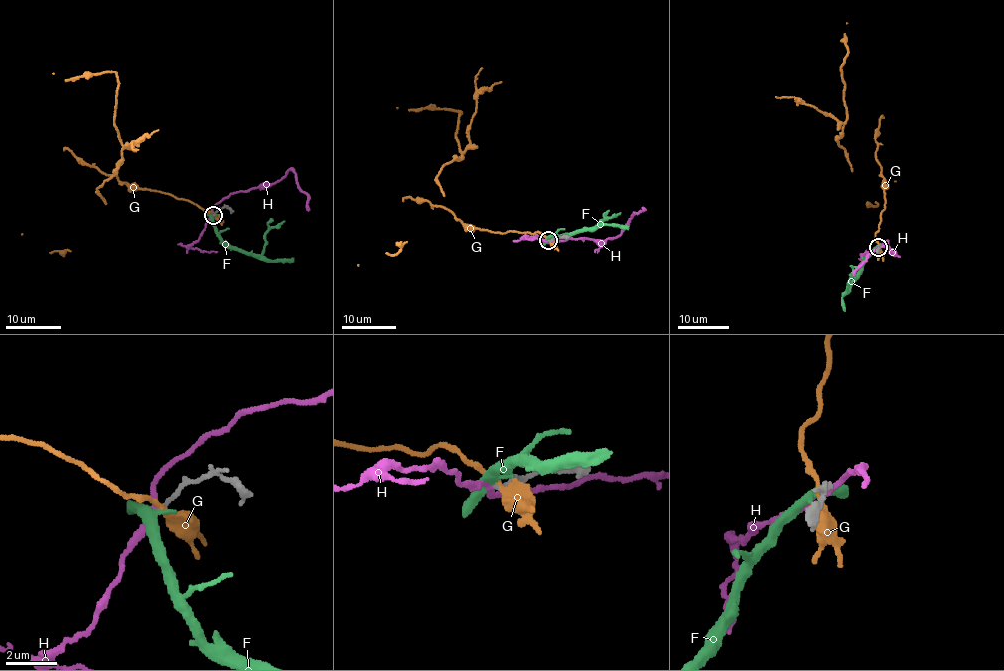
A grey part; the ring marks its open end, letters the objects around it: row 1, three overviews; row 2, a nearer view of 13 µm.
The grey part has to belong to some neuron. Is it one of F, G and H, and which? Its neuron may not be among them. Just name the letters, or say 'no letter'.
F

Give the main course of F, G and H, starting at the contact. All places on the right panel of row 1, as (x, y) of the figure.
F: (878, 247), (847, 290), (850, 273)
G: (879, 246), (881, 166), (875, 156), (852, 165), (837, 140), (846, 107), (847, 22)
H: (879, 247), (888, 241), (890, 254), (885, 246), (878, 247), (852, 276)

